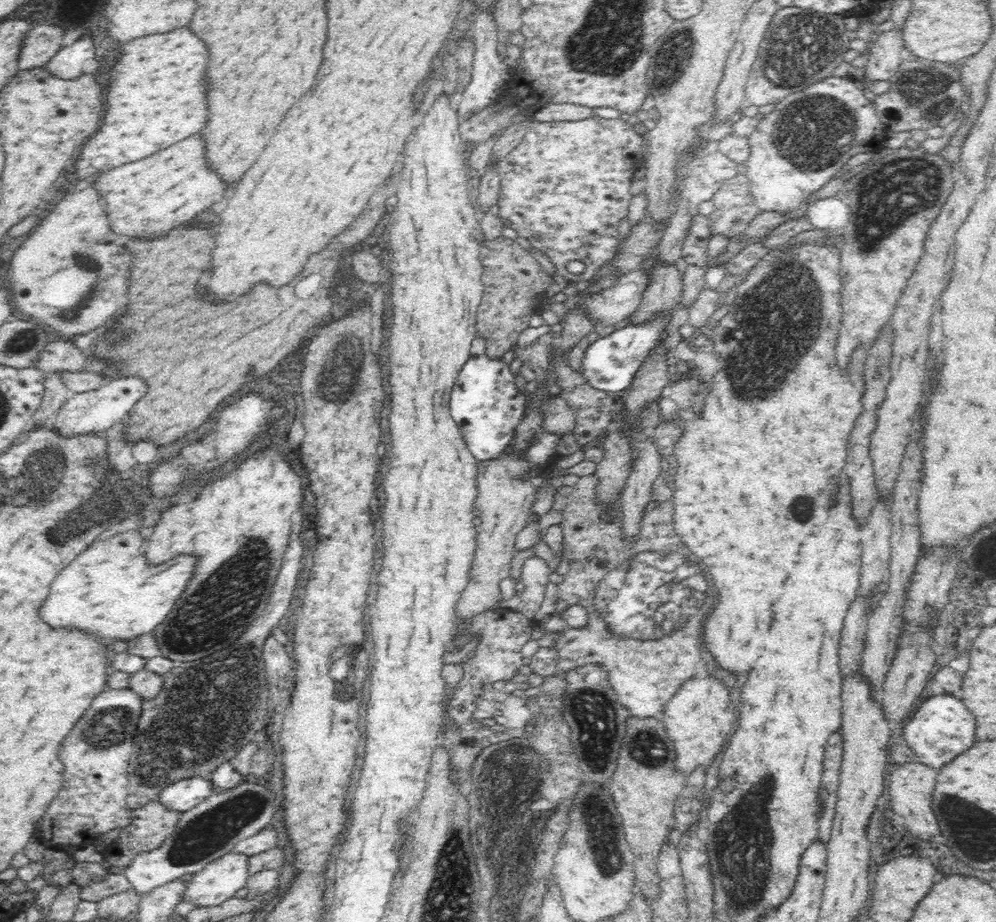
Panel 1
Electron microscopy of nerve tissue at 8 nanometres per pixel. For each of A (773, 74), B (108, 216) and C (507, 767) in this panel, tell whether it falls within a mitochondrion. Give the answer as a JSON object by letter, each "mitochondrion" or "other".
{"A":"mitochondrion","B":"other","C":"mitochondrion"}

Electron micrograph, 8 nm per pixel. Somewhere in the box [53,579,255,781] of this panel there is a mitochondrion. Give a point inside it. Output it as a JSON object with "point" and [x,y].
{"point":[105,729]}

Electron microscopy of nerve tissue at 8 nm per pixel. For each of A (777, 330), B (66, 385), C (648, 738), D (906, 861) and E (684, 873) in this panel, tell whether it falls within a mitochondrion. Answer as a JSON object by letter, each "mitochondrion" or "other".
{"A":"mitochondrion","B":"other","C":"mitochondrion","D":"other","E":"other"}

